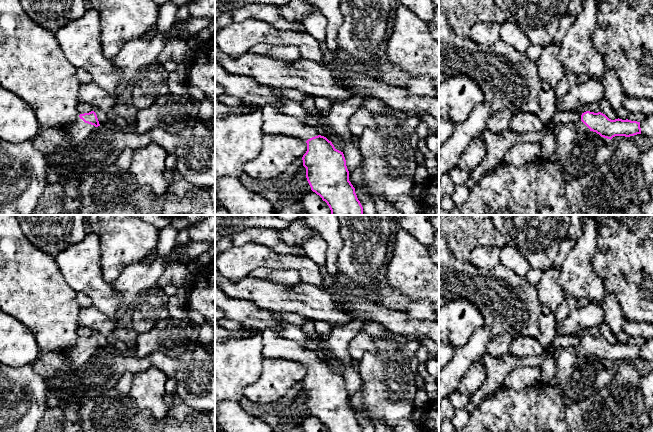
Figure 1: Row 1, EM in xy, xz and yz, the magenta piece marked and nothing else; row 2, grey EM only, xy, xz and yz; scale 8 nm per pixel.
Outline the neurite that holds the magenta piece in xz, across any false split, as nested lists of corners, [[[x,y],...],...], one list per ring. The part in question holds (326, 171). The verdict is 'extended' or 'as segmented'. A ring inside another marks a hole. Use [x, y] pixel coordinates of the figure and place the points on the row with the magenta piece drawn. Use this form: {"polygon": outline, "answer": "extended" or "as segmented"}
{"polygon": [[[215,96],[215,119],[253,108],[262,114],[264,134],[293,136],[307,143],[307,151],[302,157],[307,181],[311,190],[327,203],[331,215],[363,215],[363,207],[349,181],[343,152],[337,150],[326,137],[319,135],[314,127],[283,114],[271,105],[243,104],[232,107],[223,104]]], "answer": "extended"}

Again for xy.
{"polygon": [[[94,111],[80,114],[75,122],[67,125],[64,129],[52,128],[41,129],[32,140],[35,148],[45,155],[53,153],[54,149],[65,142],[74,145],[81,145],[100,126],[97,115]]], "answer": "extended"}

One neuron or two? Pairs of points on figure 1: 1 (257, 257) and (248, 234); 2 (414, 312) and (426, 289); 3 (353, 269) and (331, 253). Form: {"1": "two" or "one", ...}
{"1": "two", "2": "two", "3": "two"}

